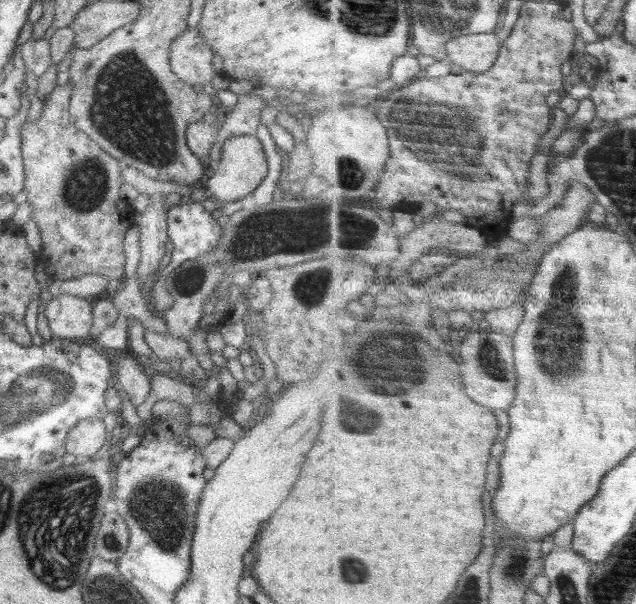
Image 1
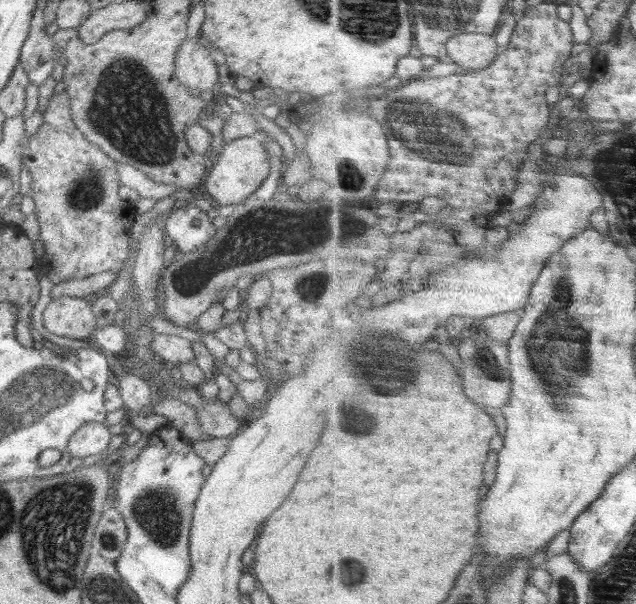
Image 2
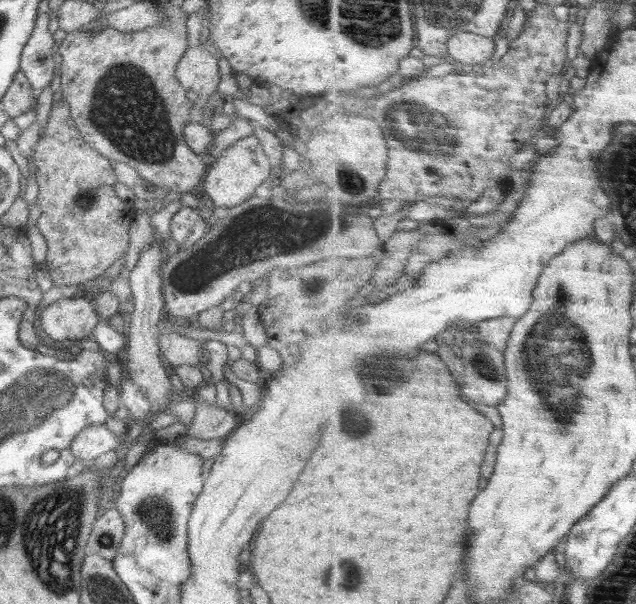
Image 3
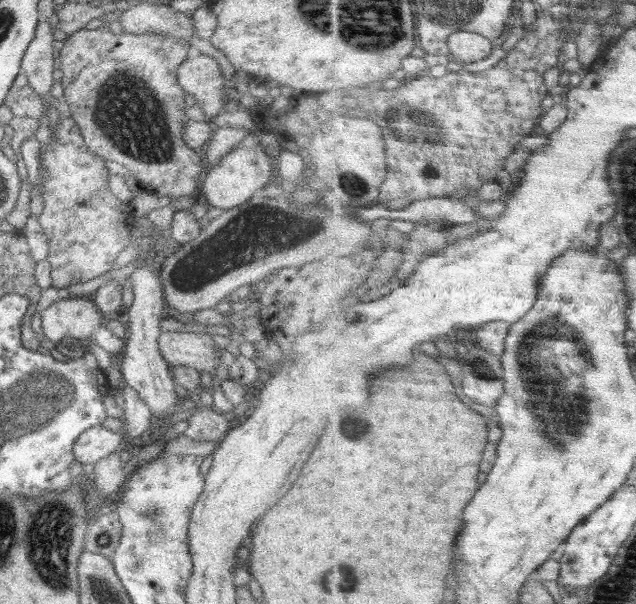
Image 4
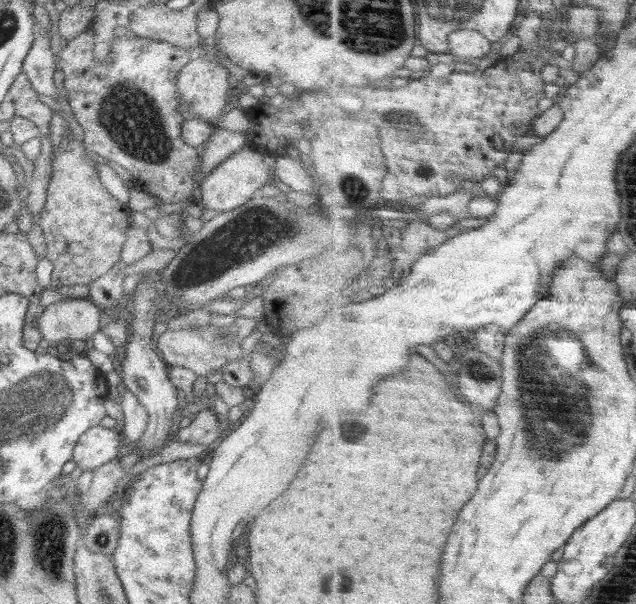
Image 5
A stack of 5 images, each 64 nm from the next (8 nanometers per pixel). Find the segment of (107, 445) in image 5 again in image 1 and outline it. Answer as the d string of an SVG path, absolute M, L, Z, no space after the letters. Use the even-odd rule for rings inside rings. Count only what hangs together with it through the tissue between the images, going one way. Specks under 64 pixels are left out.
M87 418L78 422L68 431L66 452L74 454L80 460L94 456L110 437L103 420Z

